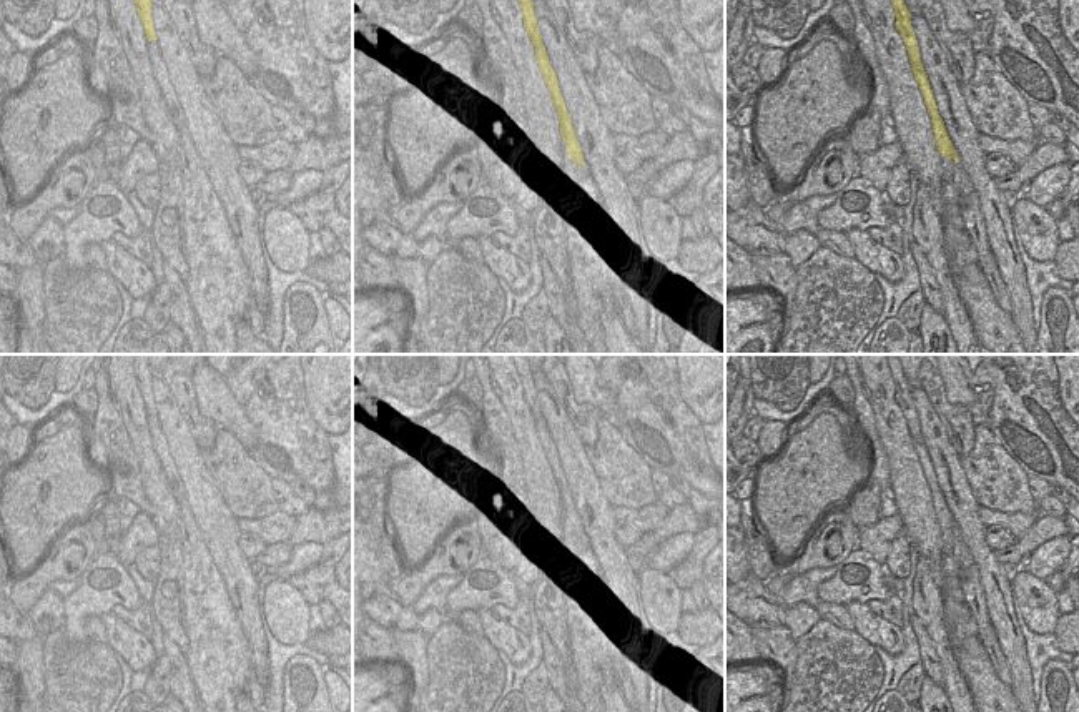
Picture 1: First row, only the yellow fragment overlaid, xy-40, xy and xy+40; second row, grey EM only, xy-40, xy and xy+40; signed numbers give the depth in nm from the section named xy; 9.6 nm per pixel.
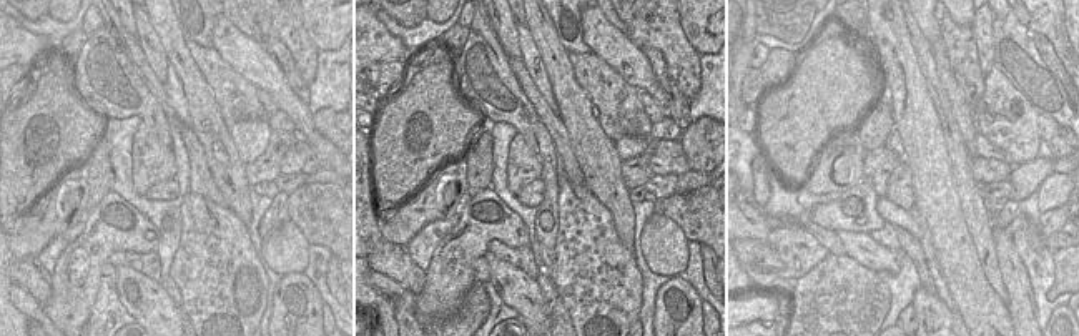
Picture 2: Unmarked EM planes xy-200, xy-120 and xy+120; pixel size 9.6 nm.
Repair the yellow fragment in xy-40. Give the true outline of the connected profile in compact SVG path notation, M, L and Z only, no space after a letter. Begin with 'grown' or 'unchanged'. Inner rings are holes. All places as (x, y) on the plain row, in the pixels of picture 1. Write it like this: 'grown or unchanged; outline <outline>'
unchanged; outline M135 354L133 371L148 414L156 413L151 389L153 371L148 363L148 354Z

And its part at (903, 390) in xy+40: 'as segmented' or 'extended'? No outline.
extended

